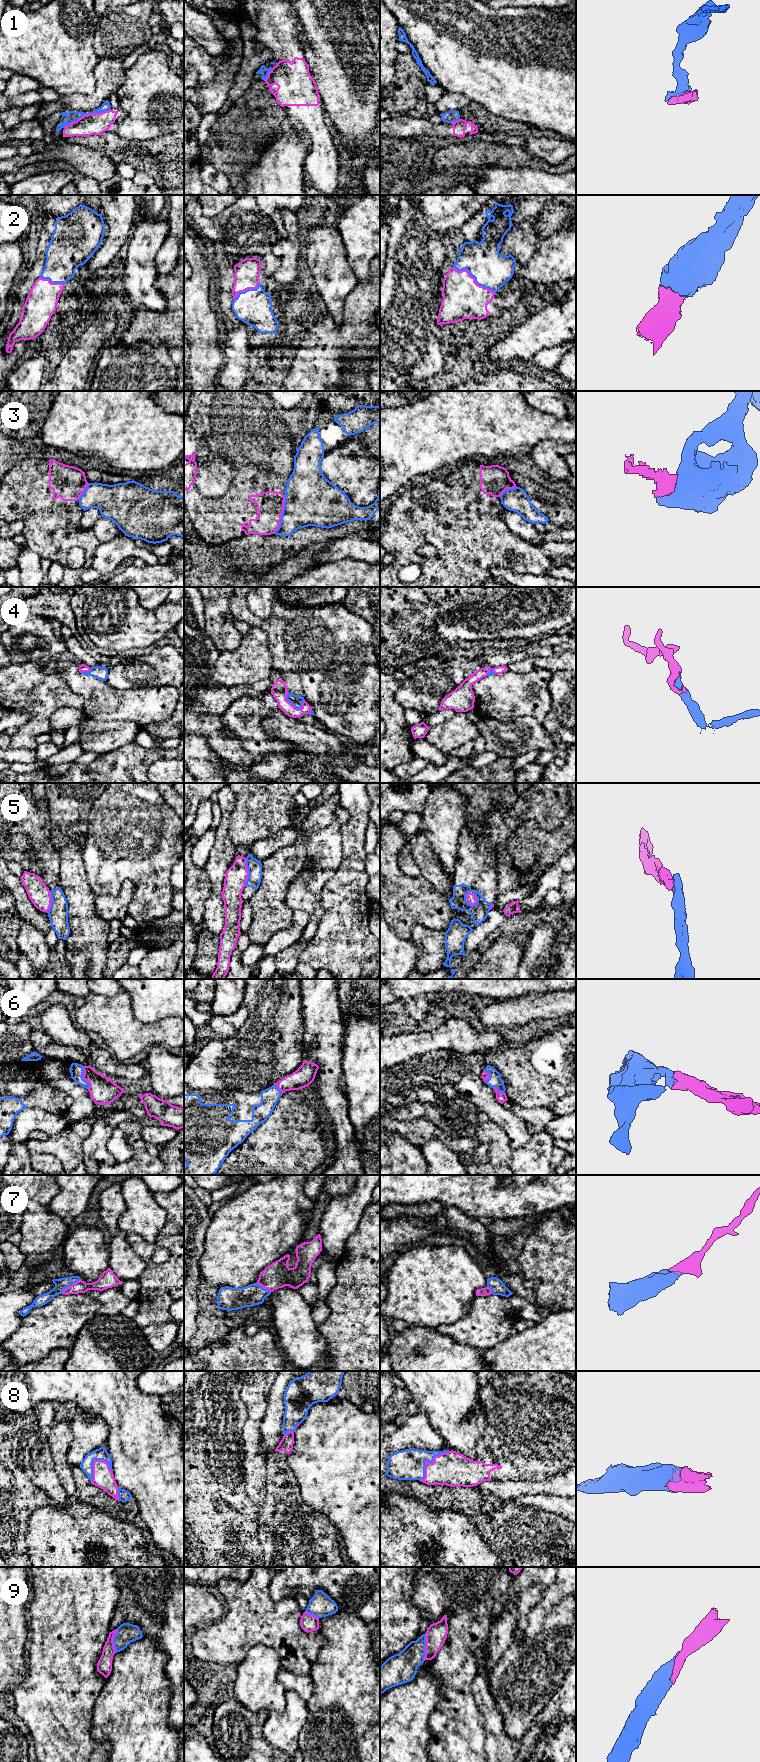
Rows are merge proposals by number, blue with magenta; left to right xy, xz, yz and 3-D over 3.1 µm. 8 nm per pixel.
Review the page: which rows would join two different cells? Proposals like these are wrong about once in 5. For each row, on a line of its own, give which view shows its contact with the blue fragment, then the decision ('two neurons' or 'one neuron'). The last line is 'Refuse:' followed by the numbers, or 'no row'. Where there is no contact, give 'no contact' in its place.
1: contact in xy; two neurons
2: contact in yz; one neuron
3: contact in xz; two neurons
4: contact in xz; one neuron
5: contact in yz; two neurons
6: contact in xy; one neuron
7: contact in xy; one neuron
8: contact in yz; one neuron
9: contact in yz; one neuron
Refuse: 1, 3, 5

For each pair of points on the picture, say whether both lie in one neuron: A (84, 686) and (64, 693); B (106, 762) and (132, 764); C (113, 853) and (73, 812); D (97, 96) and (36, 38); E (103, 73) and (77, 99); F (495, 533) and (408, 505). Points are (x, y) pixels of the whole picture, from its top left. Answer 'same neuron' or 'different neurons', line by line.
A: different neurons
B: same neuron
C: different neurons
D: different neurons
E: same neuron
F: same neuron

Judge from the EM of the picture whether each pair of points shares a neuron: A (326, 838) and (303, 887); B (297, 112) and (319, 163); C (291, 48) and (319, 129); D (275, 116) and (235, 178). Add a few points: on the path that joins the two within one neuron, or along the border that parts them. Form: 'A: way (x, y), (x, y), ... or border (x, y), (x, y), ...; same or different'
A: way (324, 850), (321, 867), (315, 875); same
B: way (310, 125), (318, 133), (319, 150); same
C: way (298, 68), (298, 95), (304, 109); same
D: way (260, 131), (235, 156), (235, 163); same

